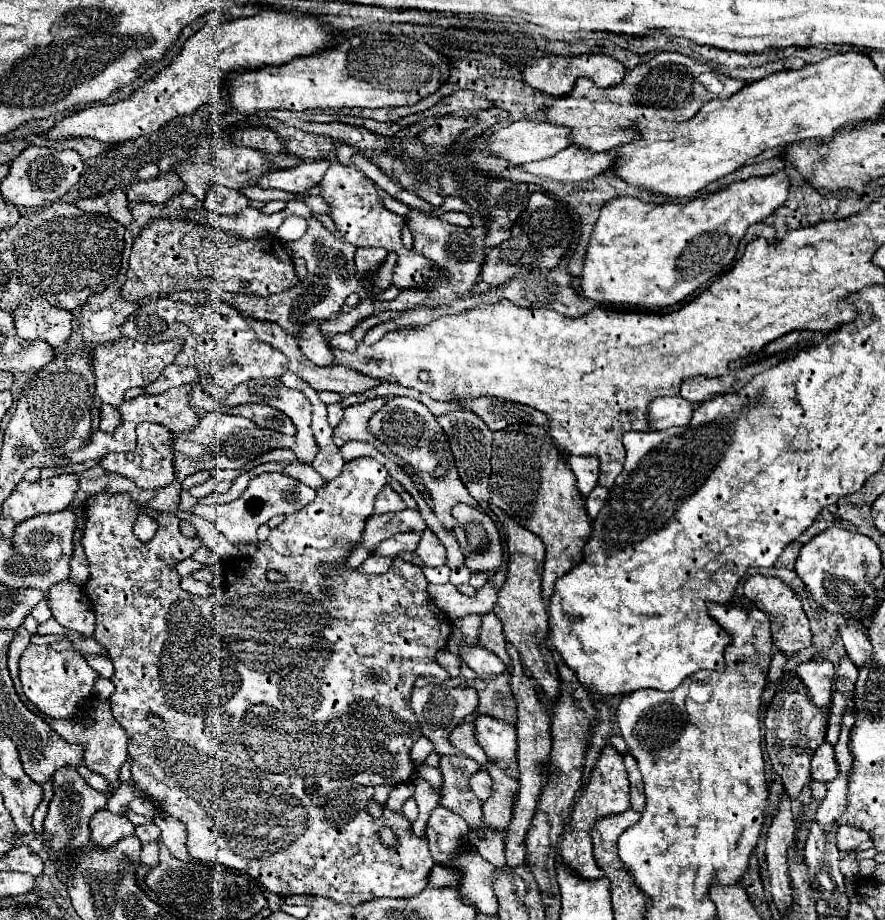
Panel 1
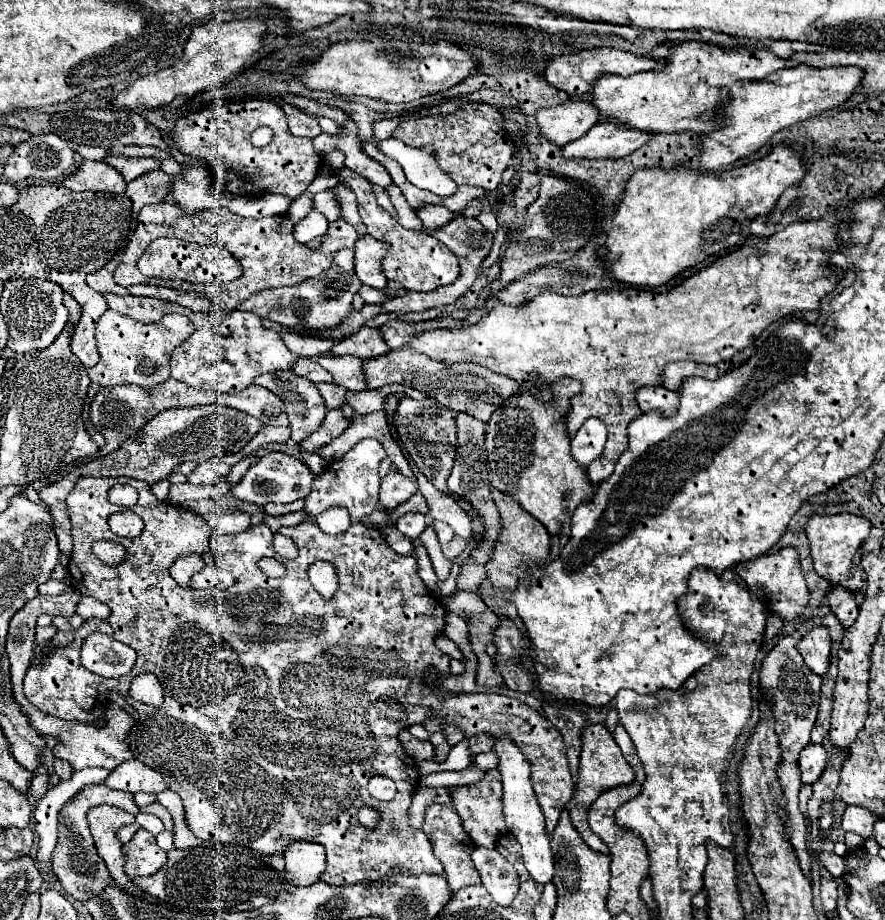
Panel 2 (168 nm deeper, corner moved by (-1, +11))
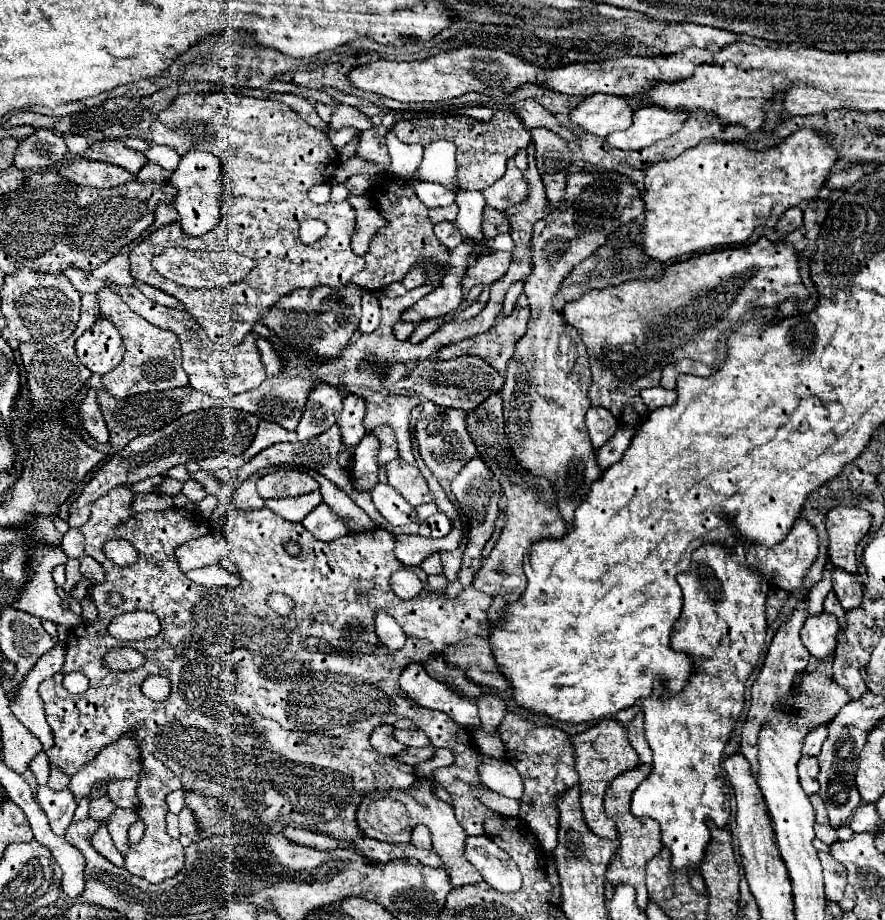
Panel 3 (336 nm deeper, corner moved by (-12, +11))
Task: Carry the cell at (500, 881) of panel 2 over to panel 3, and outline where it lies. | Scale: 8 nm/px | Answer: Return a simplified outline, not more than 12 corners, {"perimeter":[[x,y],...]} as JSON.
{"perimeter":[[468,837],[466,859],[502,893],[522,887],[518,865],[490,837]]}

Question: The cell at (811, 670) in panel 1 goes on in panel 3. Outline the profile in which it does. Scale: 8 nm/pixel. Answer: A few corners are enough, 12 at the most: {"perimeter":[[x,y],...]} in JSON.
{"perimeter":[[822,613],[802,627],[804,647],[816,659],[836,651],[838,619]]}

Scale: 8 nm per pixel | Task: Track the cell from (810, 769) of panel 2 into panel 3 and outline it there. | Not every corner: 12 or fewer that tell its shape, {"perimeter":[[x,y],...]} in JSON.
{"perimeter":[[802,755],[800,783],[806,795],[818,793],[818,757]]}

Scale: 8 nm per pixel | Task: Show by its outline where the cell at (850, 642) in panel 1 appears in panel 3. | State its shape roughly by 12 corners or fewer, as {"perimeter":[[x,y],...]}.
{"perimeter":[[832,569],[832,589],[846,611],[860,605],[856,575]]}

